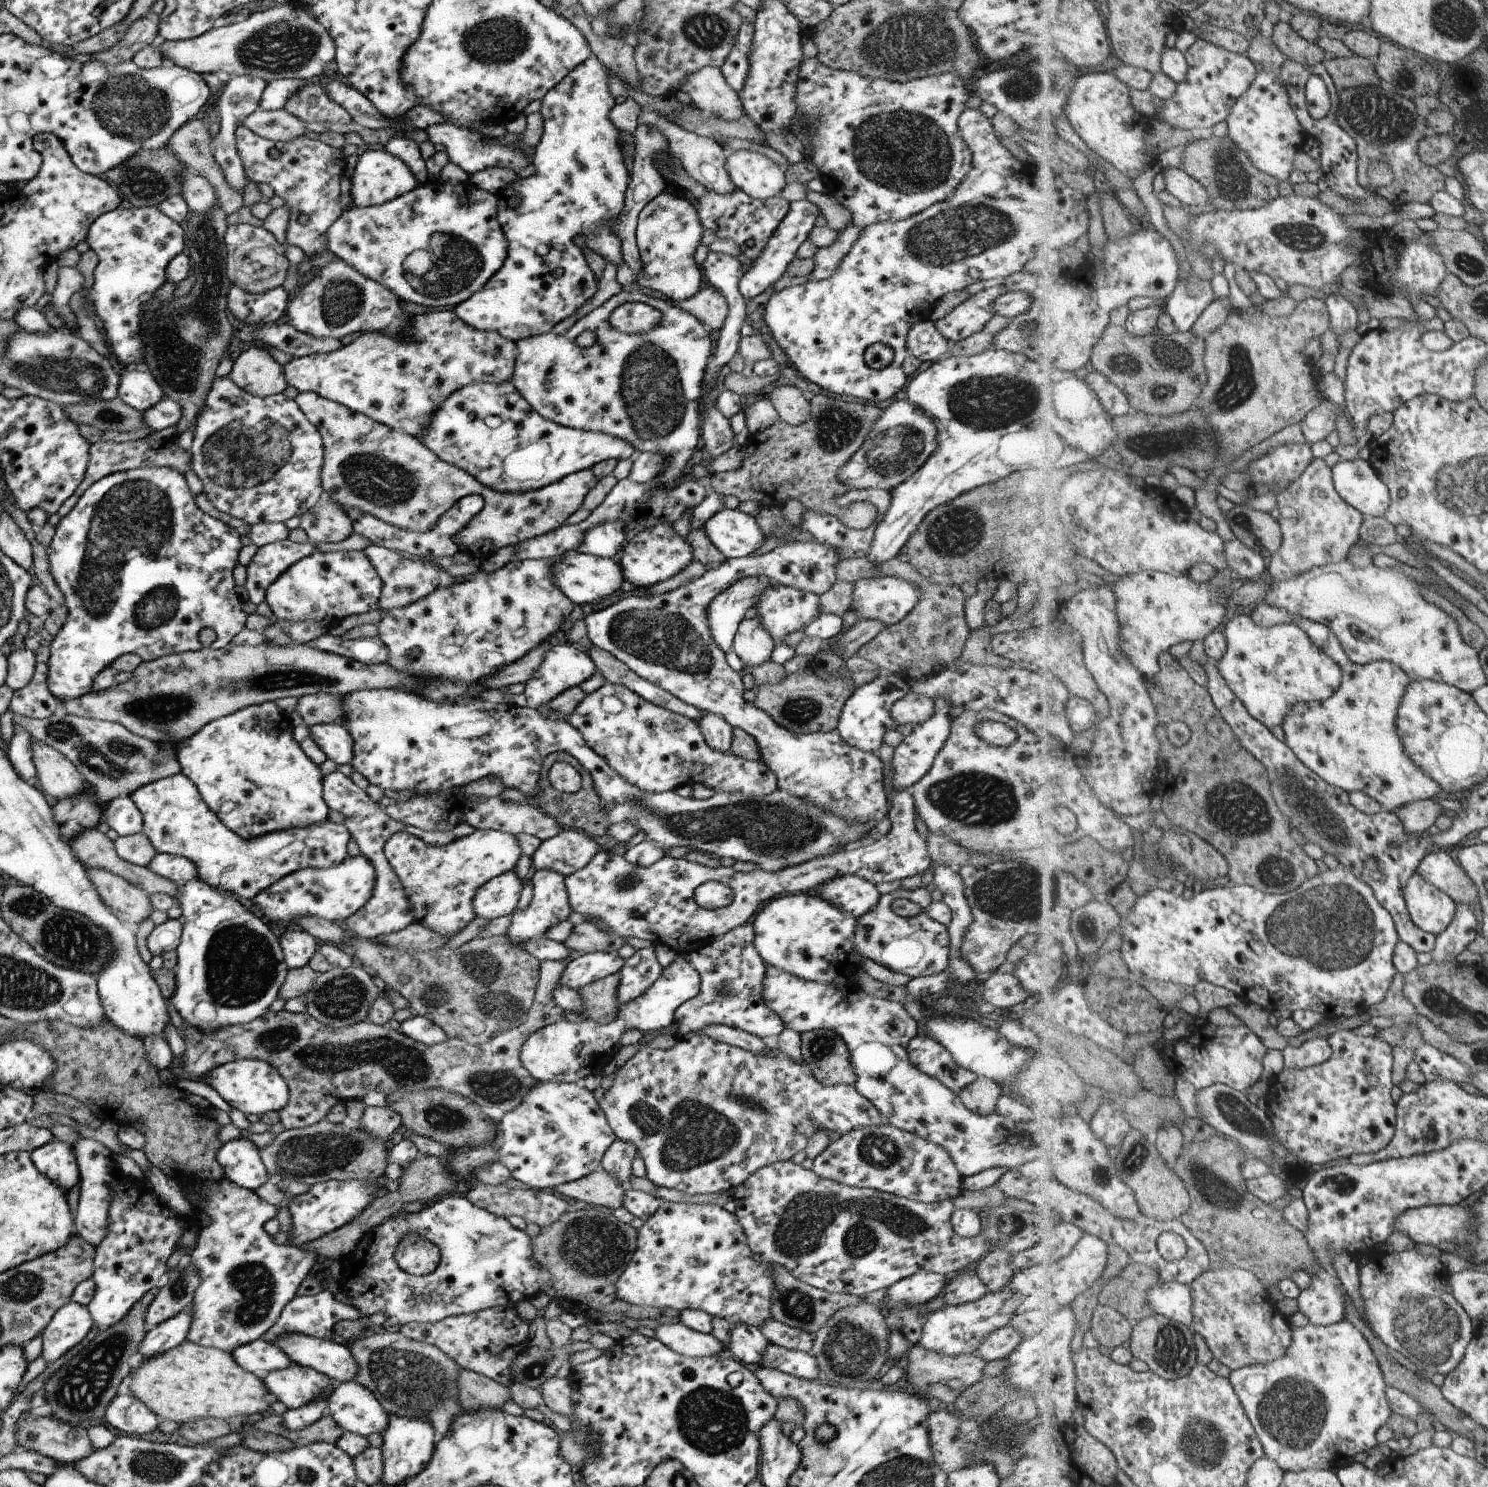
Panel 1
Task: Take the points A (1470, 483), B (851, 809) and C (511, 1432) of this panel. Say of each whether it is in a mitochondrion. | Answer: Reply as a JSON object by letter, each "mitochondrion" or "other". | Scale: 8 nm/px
{"A":"mitochondrion","B":"mitochondrion","C":"other"}

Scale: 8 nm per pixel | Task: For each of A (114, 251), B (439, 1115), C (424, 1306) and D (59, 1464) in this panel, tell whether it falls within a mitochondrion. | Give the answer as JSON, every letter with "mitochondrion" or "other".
{"A":"other","B":"mitochondrion","C":"other","D":"other"}

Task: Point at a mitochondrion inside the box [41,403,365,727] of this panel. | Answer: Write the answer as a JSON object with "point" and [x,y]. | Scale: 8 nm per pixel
{"point":[134,520]}

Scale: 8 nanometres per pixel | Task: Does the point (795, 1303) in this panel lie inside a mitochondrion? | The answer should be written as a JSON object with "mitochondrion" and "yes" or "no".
{"mitochondrion":"yes"}

